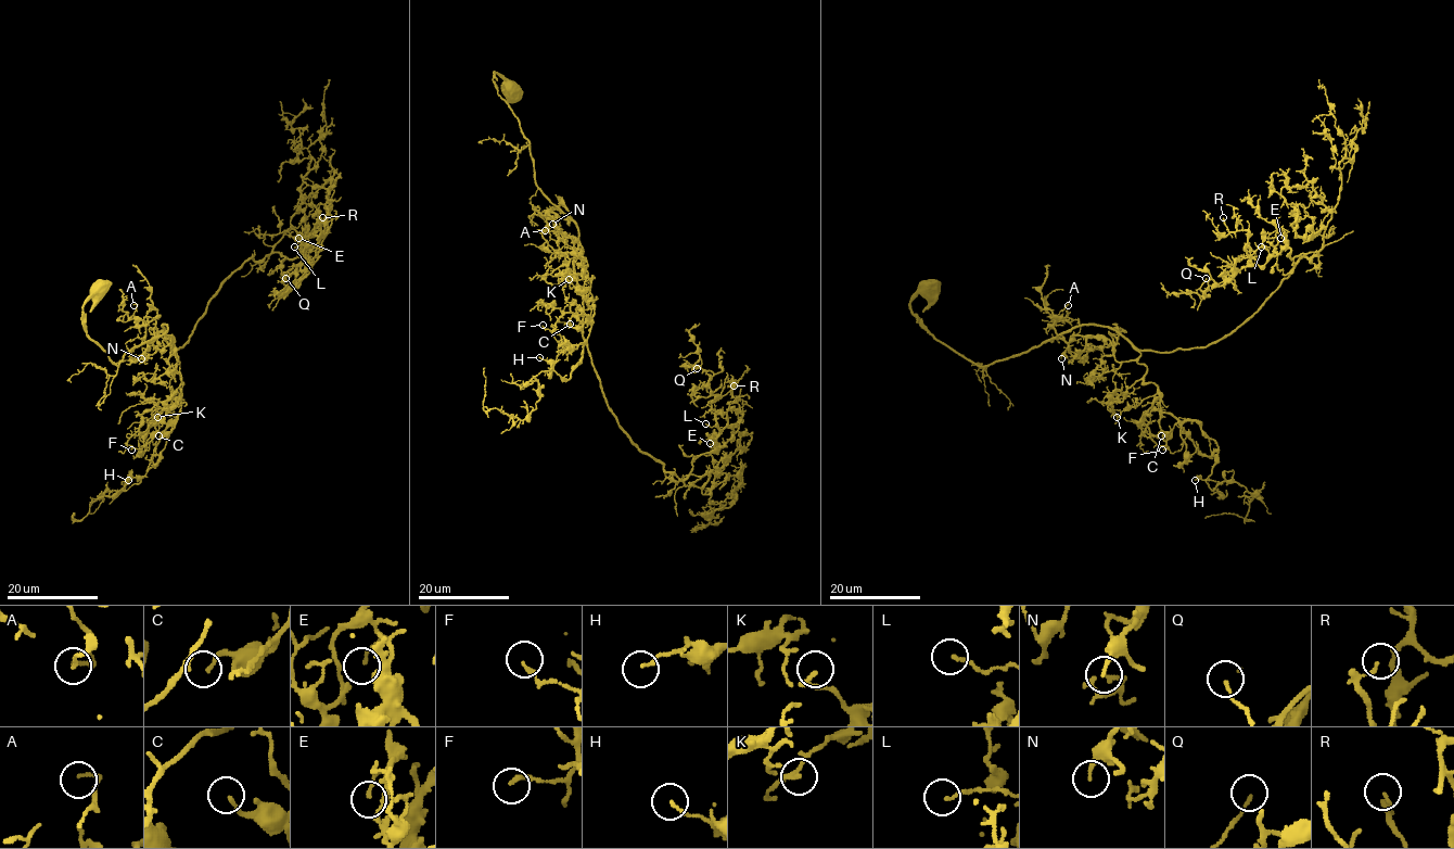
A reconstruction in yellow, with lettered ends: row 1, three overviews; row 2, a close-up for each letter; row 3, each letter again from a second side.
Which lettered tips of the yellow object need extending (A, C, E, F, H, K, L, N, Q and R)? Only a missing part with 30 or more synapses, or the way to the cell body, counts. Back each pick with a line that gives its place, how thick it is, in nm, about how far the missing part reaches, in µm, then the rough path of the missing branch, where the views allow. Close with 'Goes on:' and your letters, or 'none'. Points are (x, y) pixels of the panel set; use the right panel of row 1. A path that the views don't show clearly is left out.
C: place (1161, 435); calibre 140 nm; missing 20 µm; course (1161, 435), (1161, 452), (1166, 463), (1187, 470), (1193, 468), (1188, 464)
Goes on: C

